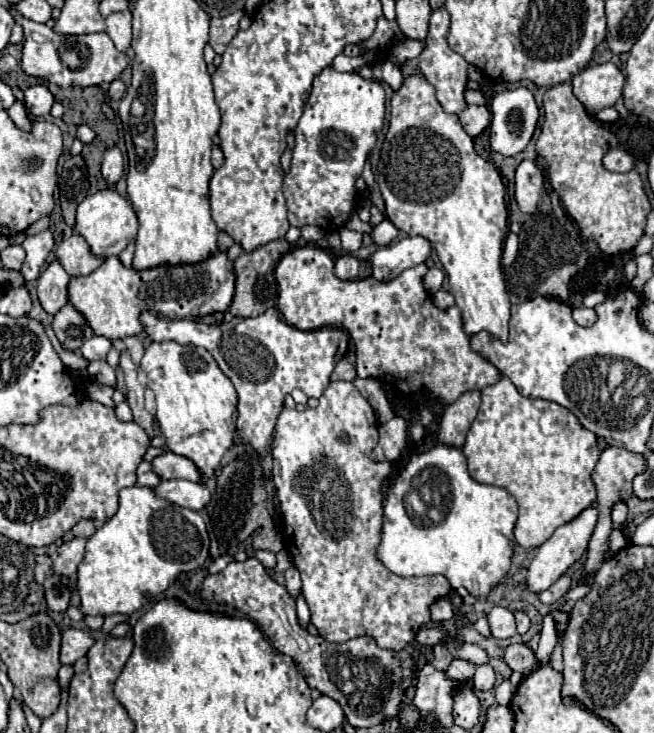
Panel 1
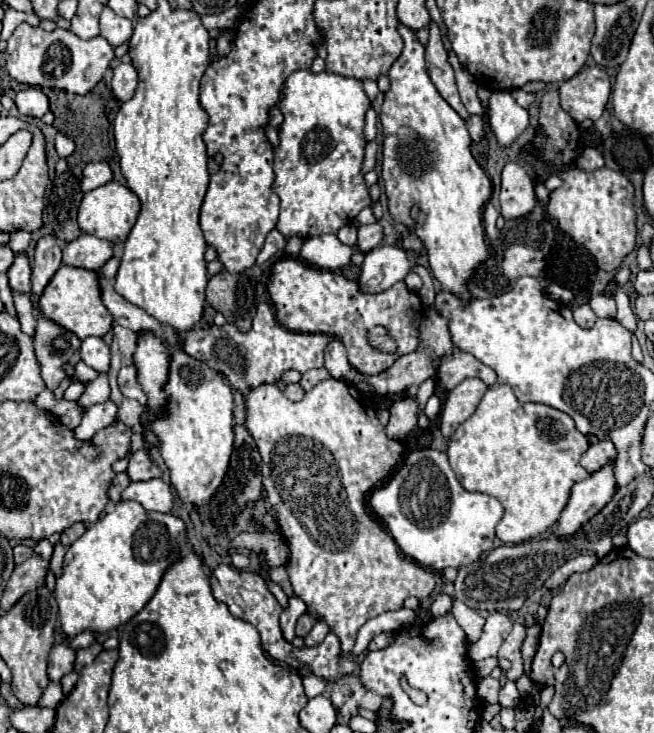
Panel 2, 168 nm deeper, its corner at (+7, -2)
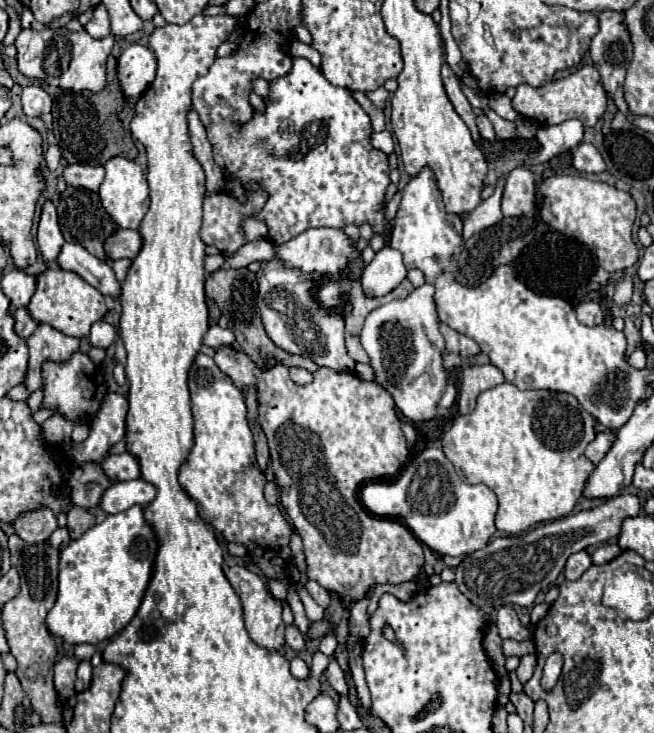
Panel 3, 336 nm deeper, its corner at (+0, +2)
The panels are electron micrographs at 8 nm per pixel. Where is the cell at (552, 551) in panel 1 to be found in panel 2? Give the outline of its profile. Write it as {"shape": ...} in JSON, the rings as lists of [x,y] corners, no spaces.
{"shape":[[[606,465],[604,469],[592,473],[588,479],[576,483],[572,487],[568,505],[556,521],[554,535],[560,539],[570,539],[572,535],[576,535],[586,521],[590,521],[604,509],[614,493],[616,483],[612,477],[612,465]]]}

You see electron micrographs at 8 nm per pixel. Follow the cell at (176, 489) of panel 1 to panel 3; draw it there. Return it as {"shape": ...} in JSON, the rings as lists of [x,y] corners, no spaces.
{"shape":[[[133,479],[133,481],[115,481],[109,485],[99,499],[99,509],[115,515],[121,513],[133,505],[149,505],[155,499],[155,487],[145,483],[143,479]]]}

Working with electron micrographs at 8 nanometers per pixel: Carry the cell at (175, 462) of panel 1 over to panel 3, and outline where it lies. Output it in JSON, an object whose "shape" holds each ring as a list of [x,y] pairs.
{"shape":[[[131,453],[109,455],[99,465],[103,473],[113,481],[129,481],[139,477],[139,463],[135,461],[135,457],[131,457]]]}

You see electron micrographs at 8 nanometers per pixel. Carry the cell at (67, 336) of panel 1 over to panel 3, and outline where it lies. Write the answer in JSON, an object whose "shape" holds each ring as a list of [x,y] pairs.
{"shape":[[[39,325],[37,331],[27,339],[29,365],[25,375],[27,391],[37,391],[41,387],[41,363],[45,359],[65,361],[75,349],[79,349],[79,339],[67,337],[51,325]]]}

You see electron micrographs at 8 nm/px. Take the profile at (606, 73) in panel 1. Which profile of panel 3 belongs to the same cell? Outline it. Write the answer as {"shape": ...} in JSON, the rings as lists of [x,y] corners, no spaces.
{"shape":[[[585,65],[575,73],[571,73],[569,77],[551,81],[539,89],[529,85],[519,85],[517,95],[513,97],[513,109],[531,121],[537,119],[535,123],[541,127],[559,125],[567,119],[579,119],[585,127],[593,127],[605,113],[605,107],[607,107],[607,93],[603,93],[599,71],[595,69],[595,65]]]}

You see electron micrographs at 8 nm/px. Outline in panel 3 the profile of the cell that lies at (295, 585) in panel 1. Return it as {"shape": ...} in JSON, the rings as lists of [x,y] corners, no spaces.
{"shape":[[[289,625],[285,631],[285,643],[287,647],[291,647],[293,651],[301,651],[305,647],[305,639],[299,633],[299,629],[295,629],[295,625]]]}

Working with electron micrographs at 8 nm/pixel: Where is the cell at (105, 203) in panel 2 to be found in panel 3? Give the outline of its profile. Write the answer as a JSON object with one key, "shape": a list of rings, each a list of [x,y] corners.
{"shape":[[[127,157],[109,159],[105,163],[105,181],[101,183],[99,197],[103,201],[103,207],[107,209],[107,213],[111,213],[111,217],[115,217],[119,227],[137,229],[149,209],[149,187],[147,187],[147,179],[141,165]]]}

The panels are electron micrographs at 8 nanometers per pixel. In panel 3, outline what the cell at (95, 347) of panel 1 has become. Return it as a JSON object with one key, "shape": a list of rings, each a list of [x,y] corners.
{"shape":[[[97,321],[91,325],[91,335],[89,335],[91,343],[95,347],[109,347],[115,341],[115,327],[109,325],[107,321]]]}

